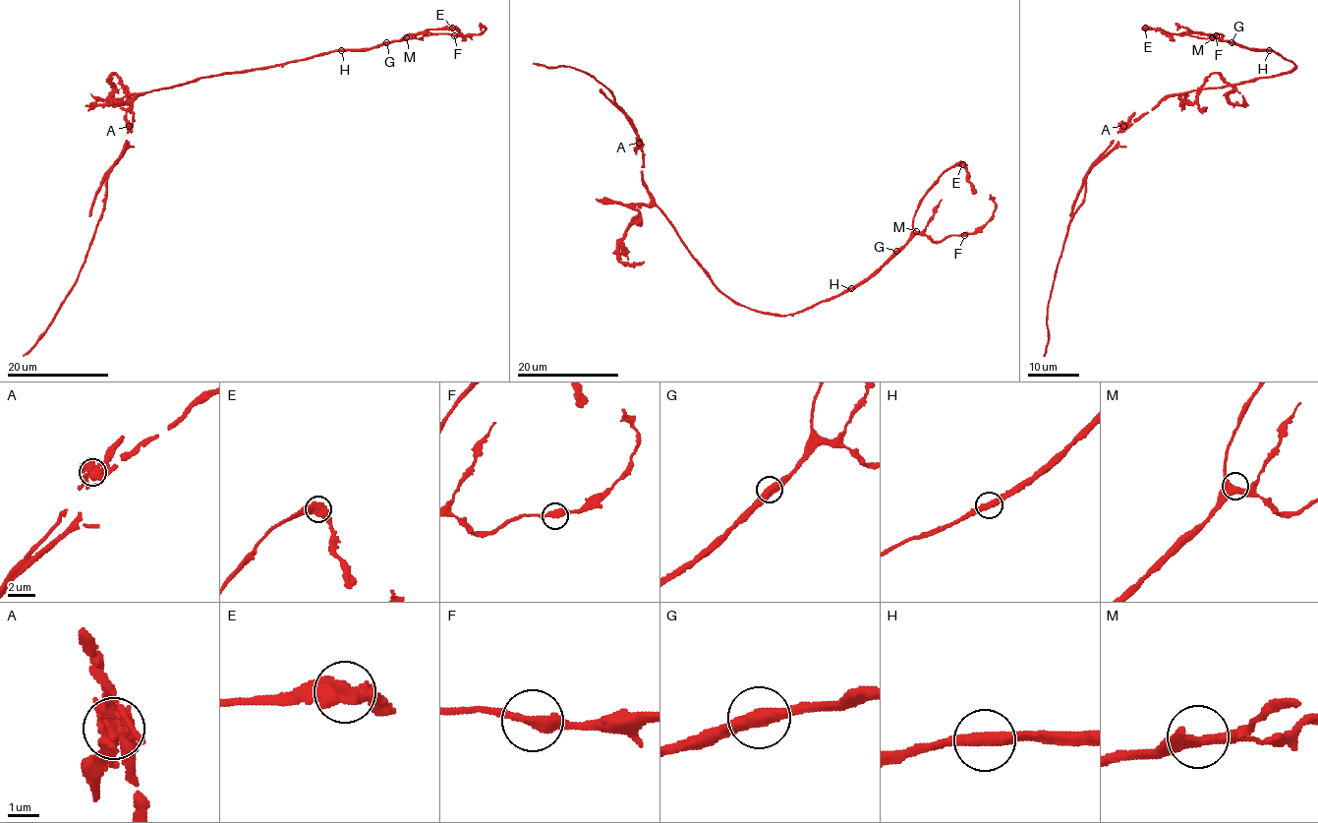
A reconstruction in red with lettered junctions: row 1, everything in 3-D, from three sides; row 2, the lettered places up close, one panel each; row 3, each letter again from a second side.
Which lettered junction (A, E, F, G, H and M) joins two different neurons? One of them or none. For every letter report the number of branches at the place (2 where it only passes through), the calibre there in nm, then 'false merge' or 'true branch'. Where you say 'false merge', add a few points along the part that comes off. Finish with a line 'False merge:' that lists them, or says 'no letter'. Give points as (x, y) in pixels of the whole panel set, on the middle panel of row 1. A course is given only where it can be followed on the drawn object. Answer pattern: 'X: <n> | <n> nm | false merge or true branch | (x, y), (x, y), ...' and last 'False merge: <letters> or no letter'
A: 3 | 550 nm | false merge | (639, 142), (633, 123), (600, 88)
E: 2 | 600 nm | true branch
F: 2 | 320 nm | true branch
G: 2 | 480 nm | true branch
H: 2 | 420 nm | true branch
M: 3 | 360 nm | true branch
False merge: A

